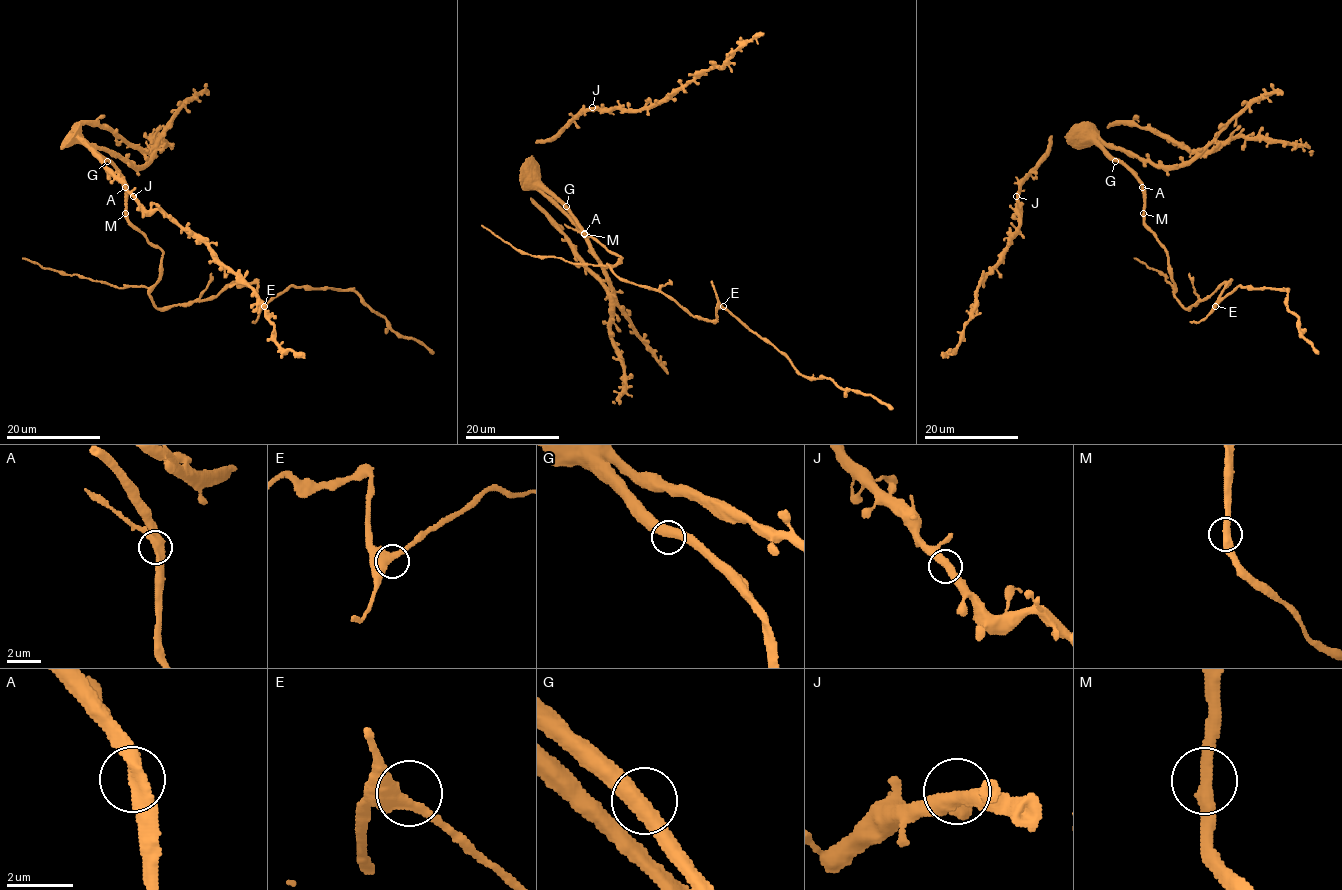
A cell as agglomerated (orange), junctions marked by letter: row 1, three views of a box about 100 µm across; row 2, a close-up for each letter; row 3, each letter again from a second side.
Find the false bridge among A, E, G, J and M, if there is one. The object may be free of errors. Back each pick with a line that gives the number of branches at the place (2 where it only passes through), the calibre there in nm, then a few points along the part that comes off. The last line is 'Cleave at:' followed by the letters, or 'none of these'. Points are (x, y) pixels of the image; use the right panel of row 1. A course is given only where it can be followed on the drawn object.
A: 2 | 460 nm | (1142, 187), (1132, 171)
Cleave at: A

